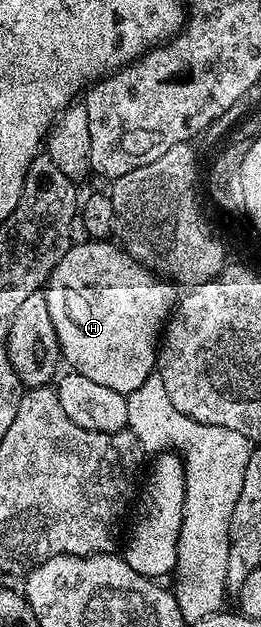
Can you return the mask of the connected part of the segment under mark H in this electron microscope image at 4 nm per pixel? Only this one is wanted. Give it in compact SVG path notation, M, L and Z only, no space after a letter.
M72 244L52 270L45 291L49 302L49 318L53 318L53 330L57 330L62 359L71 363L70 371L79 372L101 386L109 386L109 390L129 394L156 371L161 333L177 303L177 288L150 268L138 264L122 247L112 244Z

